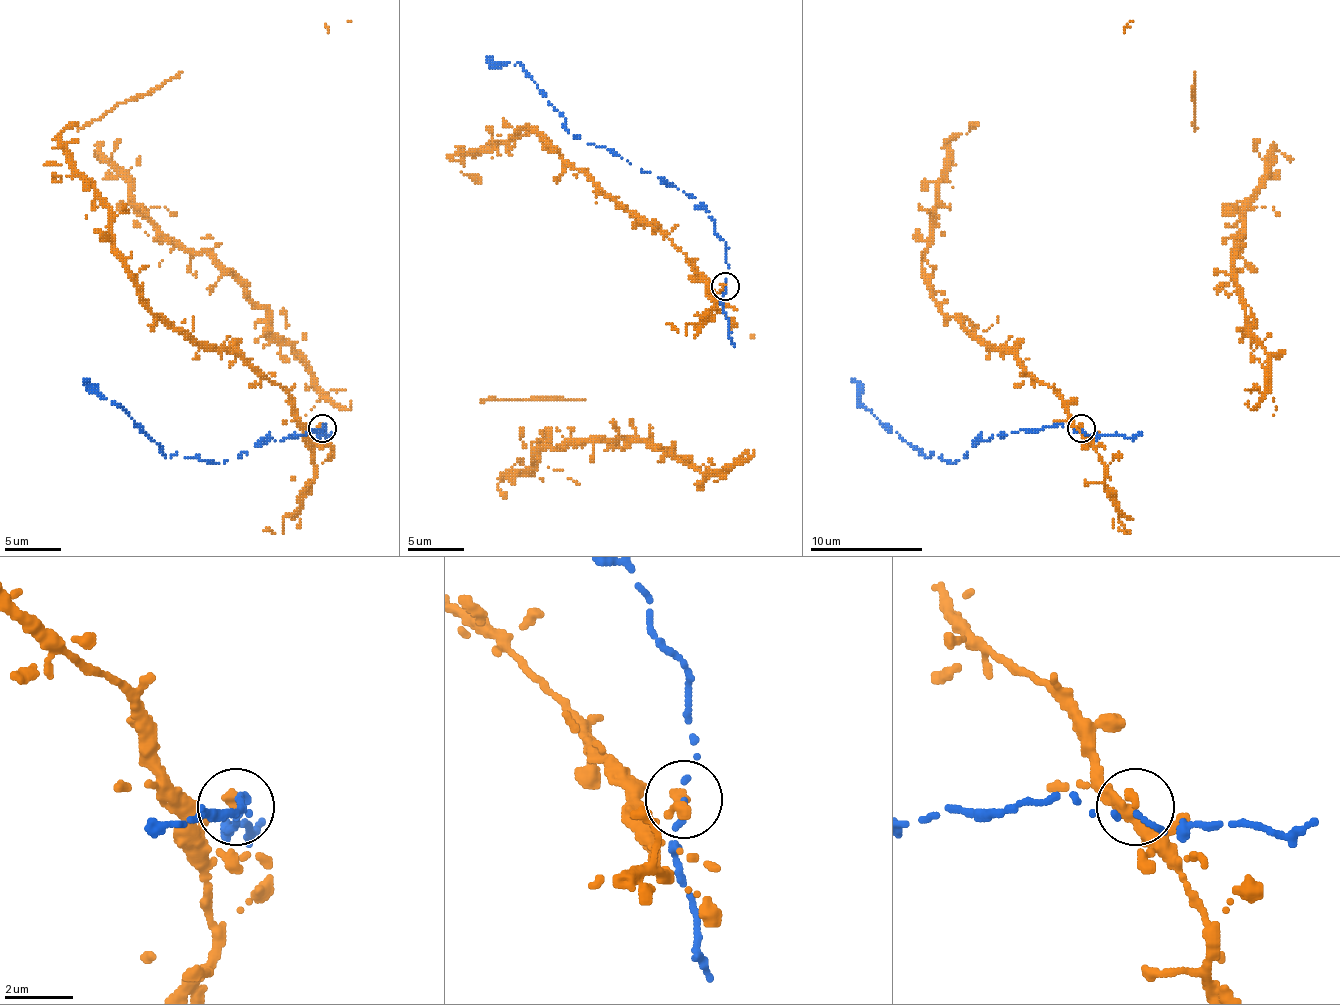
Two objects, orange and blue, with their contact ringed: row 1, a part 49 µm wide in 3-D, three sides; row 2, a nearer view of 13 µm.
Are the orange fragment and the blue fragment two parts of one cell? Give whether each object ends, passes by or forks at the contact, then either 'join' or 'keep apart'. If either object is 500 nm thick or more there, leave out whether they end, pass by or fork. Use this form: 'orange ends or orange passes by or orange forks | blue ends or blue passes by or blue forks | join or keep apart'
orange ends | blue passes by | keep apart

